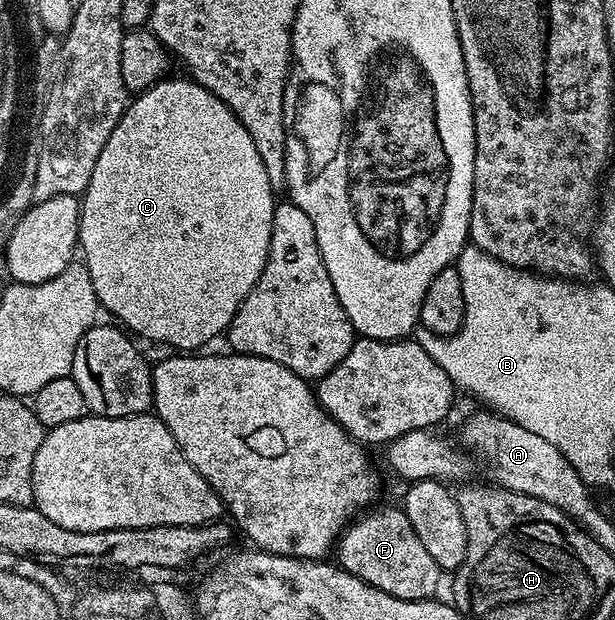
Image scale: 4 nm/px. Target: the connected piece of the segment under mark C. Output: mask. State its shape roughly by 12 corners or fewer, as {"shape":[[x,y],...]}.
{"shape":[[194,80],[130,99],[81,195],[100,307],[195,352],[277,194]]}

